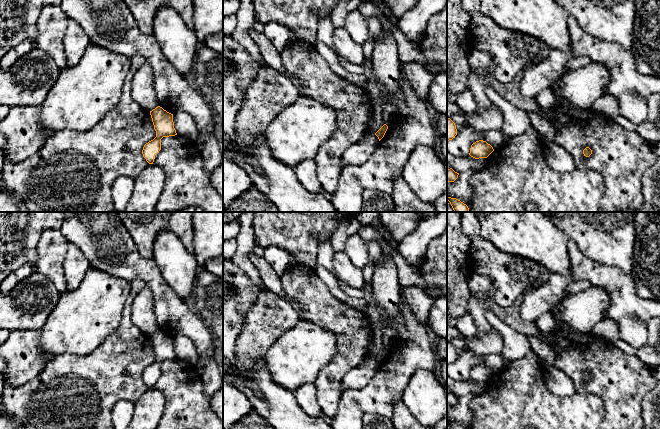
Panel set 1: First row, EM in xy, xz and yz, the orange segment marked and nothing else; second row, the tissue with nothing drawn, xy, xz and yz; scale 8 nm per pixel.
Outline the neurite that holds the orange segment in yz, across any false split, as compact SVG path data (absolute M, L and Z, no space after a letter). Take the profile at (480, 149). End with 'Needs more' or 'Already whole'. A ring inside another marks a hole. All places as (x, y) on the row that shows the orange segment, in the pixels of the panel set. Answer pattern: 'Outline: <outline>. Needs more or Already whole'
Outline: M479 140L471 145L469 155L475 159L487 158L494 151L486 141Z. Already whole

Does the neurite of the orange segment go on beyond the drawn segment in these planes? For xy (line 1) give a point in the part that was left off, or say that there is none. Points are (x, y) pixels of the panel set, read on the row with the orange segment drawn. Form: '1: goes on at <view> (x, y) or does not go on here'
1: does not go on here

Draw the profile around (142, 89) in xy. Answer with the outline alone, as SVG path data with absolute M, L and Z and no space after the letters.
M148 63L134 73L131 93L133 100L148 112L159 106L153 87L153 71Z

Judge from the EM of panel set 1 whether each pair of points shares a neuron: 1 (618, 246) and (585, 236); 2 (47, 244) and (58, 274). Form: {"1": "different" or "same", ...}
{"1": "same", "2": "same"}

